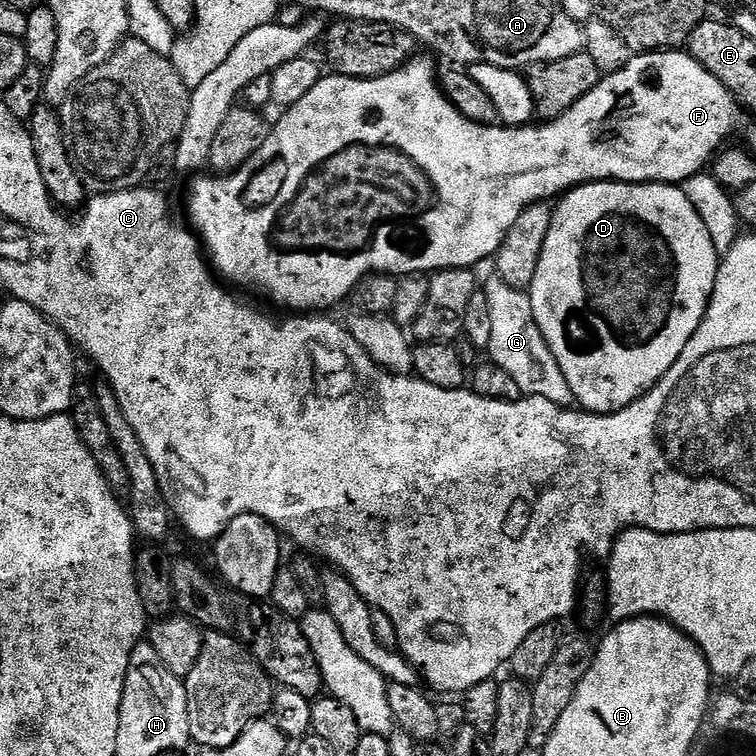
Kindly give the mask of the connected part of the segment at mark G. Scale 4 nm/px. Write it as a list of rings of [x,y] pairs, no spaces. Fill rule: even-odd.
[[[494,278],[488,284],[486,297],[493,322],[493,340],[490,347],[491,363],[502,366],[518,382],[521,393],[546,398],[559,408],[572,408],[576,395],[566,382],[566,374],[558,366],[538,322],[534,318],[532,297],[527,291],[515,288],[501,278]]]

